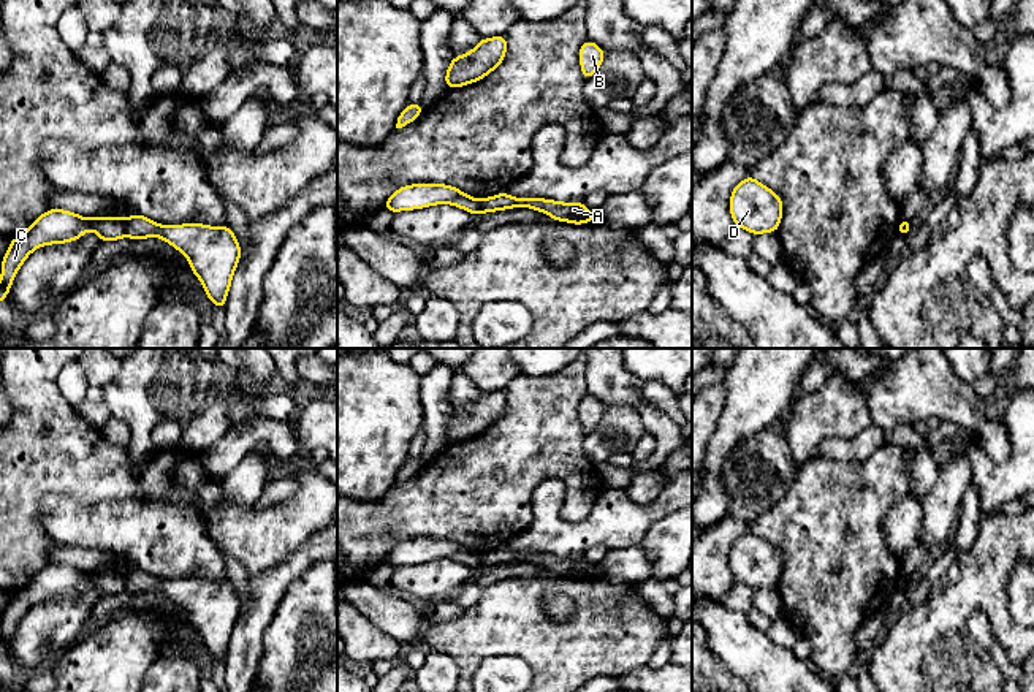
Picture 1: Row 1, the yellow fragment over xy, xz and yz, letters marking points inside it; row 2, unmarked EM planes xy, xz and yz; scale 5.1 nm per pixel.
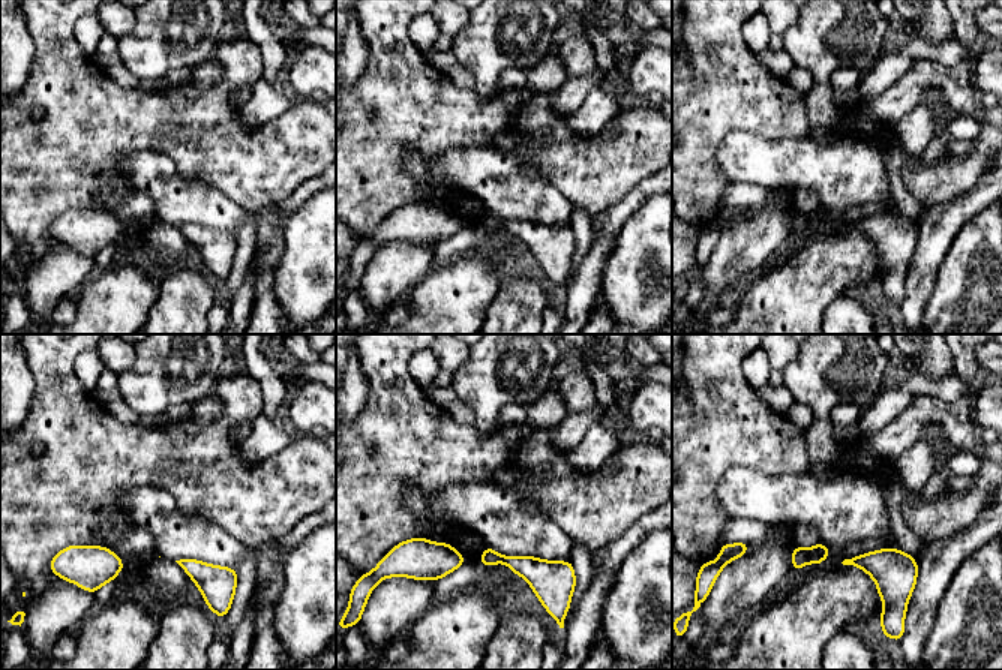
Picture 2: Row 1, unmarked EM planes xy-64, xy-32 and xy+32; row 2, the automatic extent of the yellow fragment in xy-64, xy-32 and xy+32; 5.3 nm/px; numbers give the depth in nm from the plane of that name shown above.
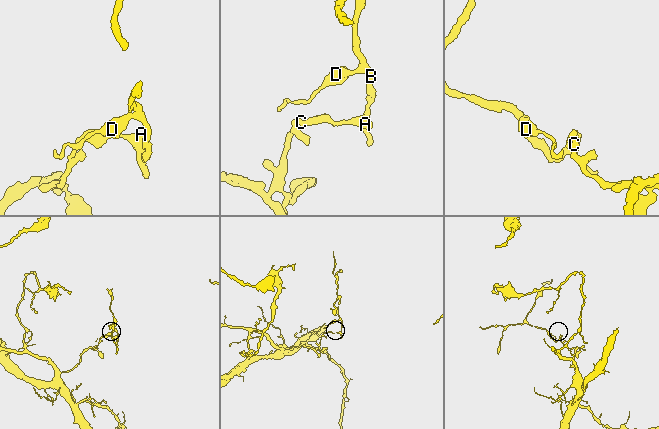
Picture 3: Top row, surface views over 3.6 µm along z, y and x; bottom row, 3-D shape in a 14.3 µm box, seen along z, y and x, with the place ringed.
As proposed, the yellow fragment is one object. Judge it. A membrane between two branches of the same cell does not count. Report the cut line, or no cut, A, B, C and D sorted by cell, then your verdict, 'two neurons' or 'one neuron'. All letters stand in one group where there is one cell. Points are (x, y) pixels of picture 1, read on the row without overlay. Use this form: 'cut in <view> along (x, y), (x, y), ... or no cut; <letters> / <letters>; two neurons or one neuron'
cut in xy along (122, 575), (125, 589); A B D / C; two neurons

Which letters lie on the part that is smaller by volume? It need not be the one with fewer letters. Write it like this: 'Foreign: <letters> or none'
Foreign: A, B, D

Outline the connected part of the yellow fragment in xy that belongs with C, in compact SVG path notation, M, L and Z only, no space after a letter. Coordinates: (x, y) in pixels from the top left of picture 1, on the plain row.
M49 564L41 568L25 587L10 595L10 603L2 614L0 656L10 651L16 627L35 603L81 594L89 583L97 587L101 597L125 591L124 575L116 570L87 575L63 564Z

